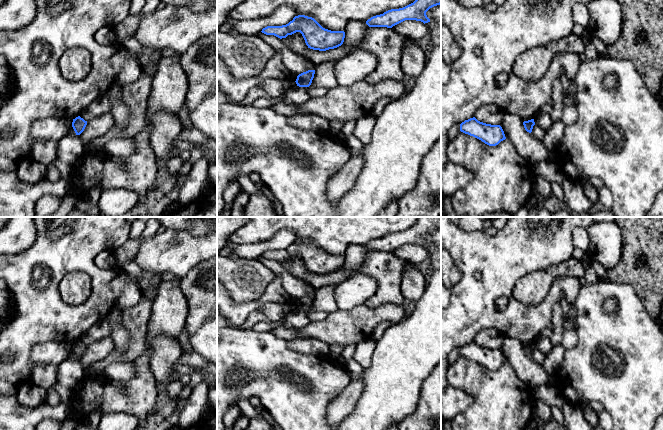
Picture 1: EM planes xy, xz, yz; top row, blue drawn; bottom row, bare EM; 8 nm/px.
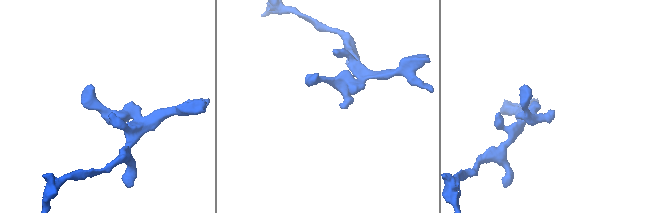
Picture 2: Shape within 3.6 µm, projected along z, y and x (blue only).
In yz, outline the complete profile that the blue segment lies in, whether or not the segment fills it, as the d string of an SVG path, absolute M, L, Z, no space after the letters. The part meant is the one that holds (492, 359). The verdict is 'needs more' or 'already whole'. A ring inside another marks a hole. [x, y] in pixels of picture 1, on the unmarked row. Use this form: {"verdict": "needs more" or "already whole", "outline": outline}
{"verdict": "already whole", "outline": "M475 341L462 346L460 355L481 364L489 370L496 370L506 363L500 349L486 348L478 345Z"}

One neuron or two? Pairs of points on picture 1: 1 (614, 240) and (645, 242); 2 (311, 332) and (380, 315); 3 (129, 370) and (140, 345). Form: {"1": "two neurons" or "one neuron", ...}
{"1": "two neurons", "2": "one neuron", "3": "two neurons"}

